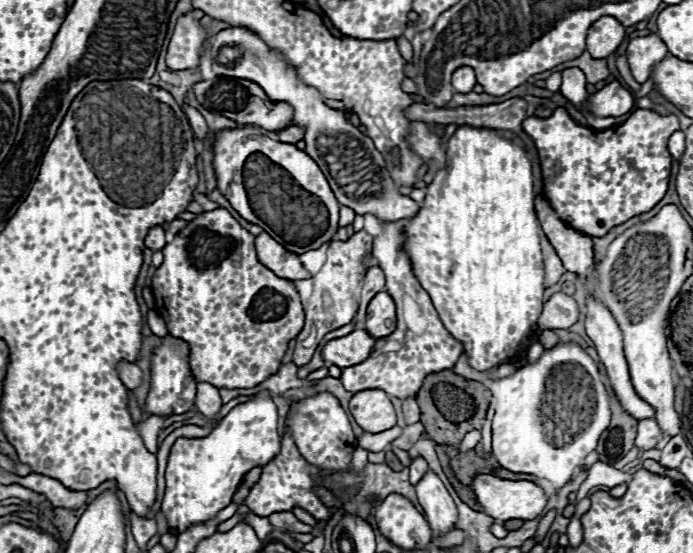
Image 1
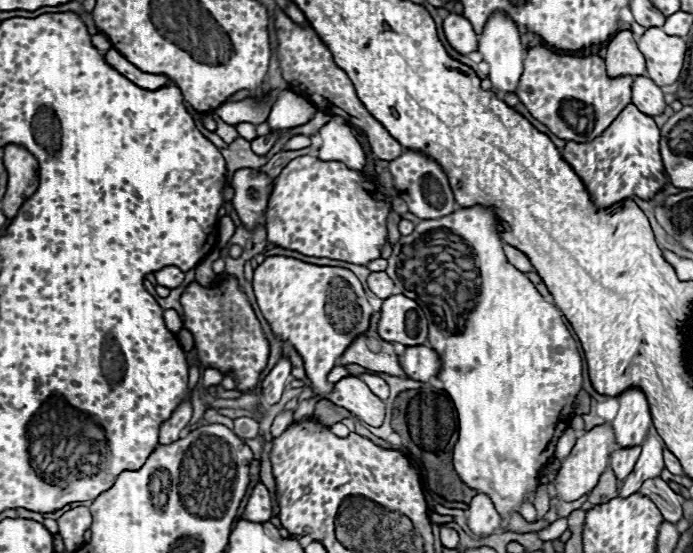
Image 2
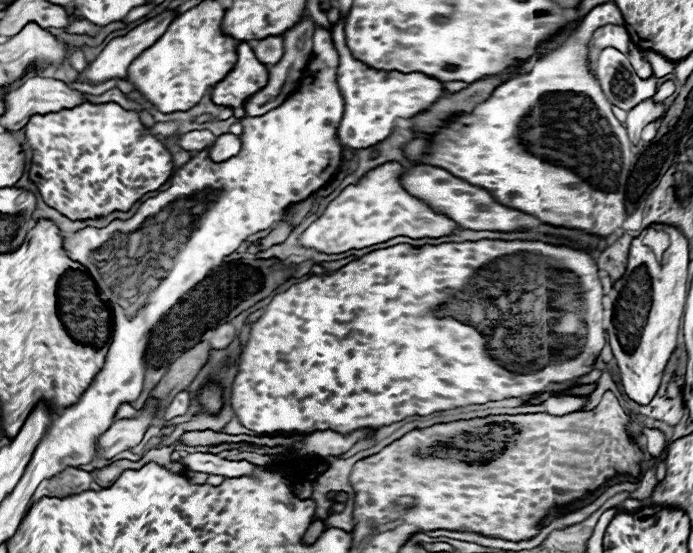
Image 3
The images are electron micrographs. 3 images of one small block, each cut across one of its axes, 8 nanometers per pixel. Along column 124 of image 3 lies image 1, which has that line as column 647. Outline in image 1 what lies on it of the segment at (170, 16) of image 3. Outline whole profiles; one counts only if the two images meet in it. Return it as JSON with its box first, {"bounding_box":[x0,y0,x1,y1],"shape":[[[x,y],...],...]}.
{"bounding_box":[626,34,668,84],"shape":[[[648,34],[630,40],[626,54],[628,54],[628,64],[634,80],[644,84],[650,76],[652,66],[668,54],[668,48],[658,34]]]}

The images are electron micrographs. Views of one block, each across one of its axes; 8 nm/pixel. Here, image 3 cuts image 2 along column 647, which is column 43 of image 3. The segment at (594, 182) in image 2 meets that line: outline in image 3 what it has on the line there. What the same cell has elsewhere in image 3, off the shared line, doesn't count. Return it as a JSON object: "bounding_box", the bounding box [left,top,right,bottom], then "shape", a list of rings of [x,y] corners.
{"bounding_box":[22,104,174,220],"shape":[[[80,104],[50,114],[34,114],[22,128],[26,142],[32,150],[32,164],[28,170],[30,180],[38,186],[42,200],[68,216],[70,220],[104,218],[112,212],[128,212],[146,192],[160,188],[174,172],[172,156],[164,144],[140,122],[138,112],[108,104]]]}

